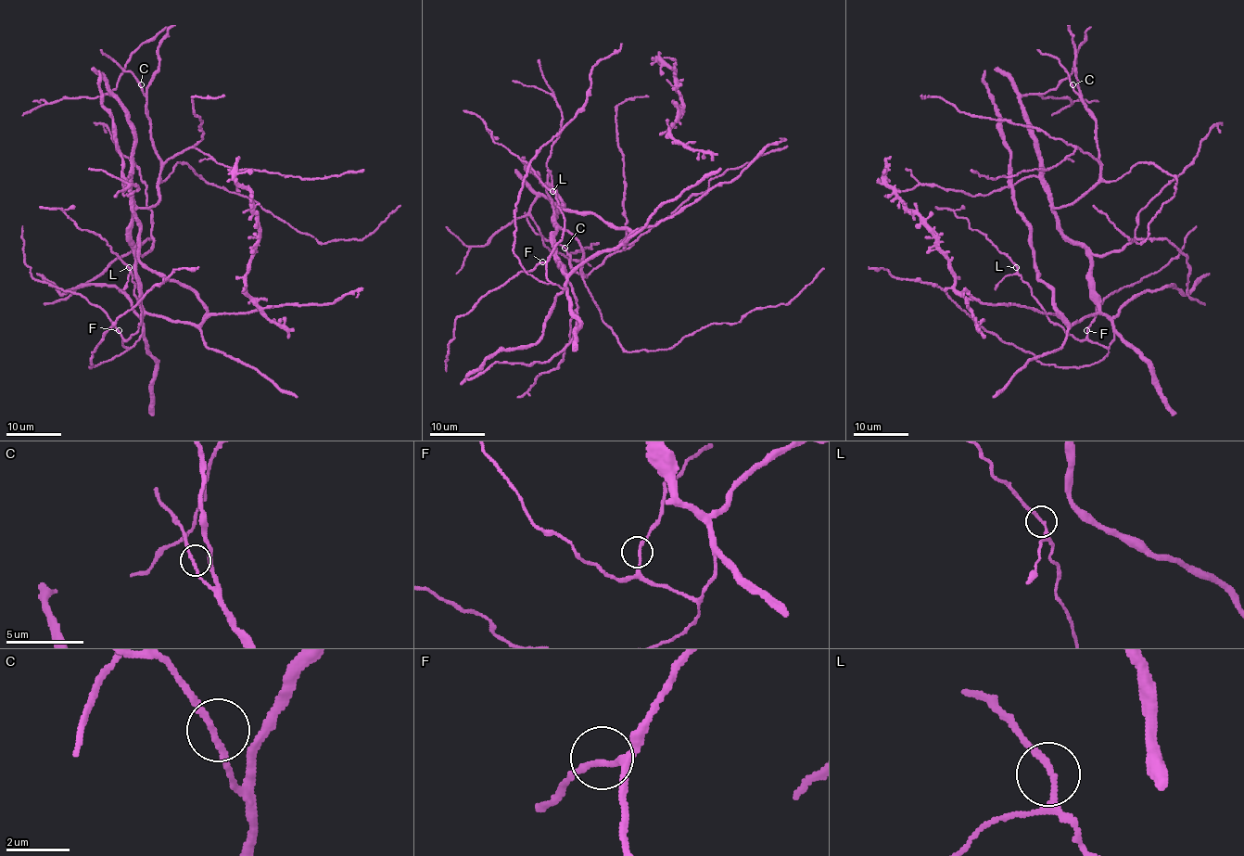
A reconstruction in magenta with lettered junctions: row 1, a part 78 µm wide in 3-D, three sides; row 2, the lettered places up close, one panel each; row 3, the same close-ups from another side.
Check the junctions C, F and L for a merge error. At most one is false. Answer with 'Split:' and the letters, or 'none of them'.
Split: none of them

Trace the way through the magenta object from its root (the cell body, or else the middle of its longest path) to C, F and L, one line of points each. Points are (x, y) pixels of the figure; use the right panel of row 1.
C: (1090, 268), (1090, 254), (1061, 233), (1053, 210), (1079, 199), (1100, 172), (1096, 119), (1072, 84)
F: (1090, 268), (1093, 301), (1111, 322), (1114, 340), (1109, 347), (1093, 343), (1086, 330)
L: (1090, 268), (1093, 301), (1112, 326), (1114, 340), (1109, 347), (1079, 340), (1055, 325), (1016, 267)

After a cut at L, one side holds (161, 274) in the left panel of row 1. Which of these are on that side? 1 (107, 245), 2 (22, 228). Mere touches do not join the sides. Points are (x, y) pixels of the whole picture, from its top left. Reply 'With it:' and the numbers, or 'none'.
With it: 2

